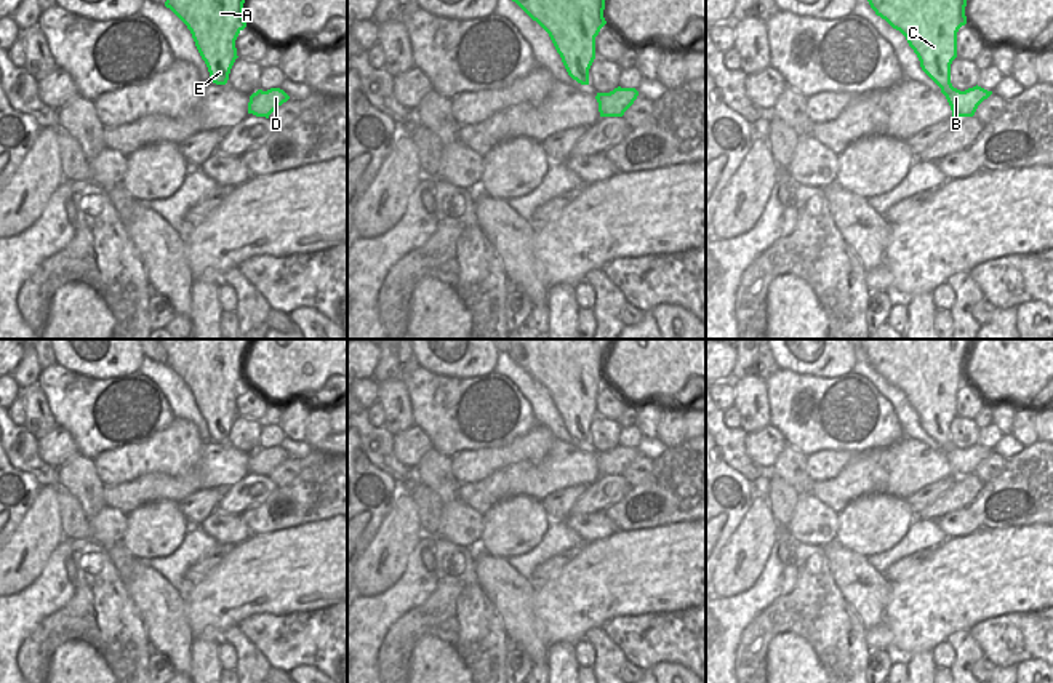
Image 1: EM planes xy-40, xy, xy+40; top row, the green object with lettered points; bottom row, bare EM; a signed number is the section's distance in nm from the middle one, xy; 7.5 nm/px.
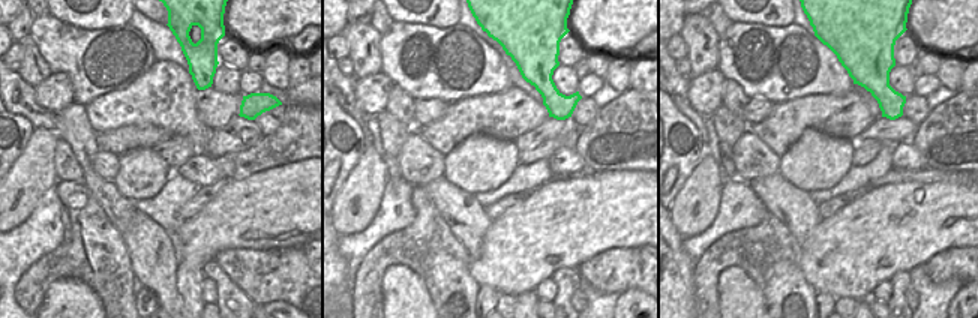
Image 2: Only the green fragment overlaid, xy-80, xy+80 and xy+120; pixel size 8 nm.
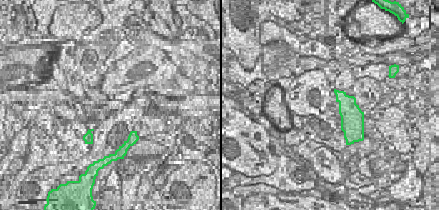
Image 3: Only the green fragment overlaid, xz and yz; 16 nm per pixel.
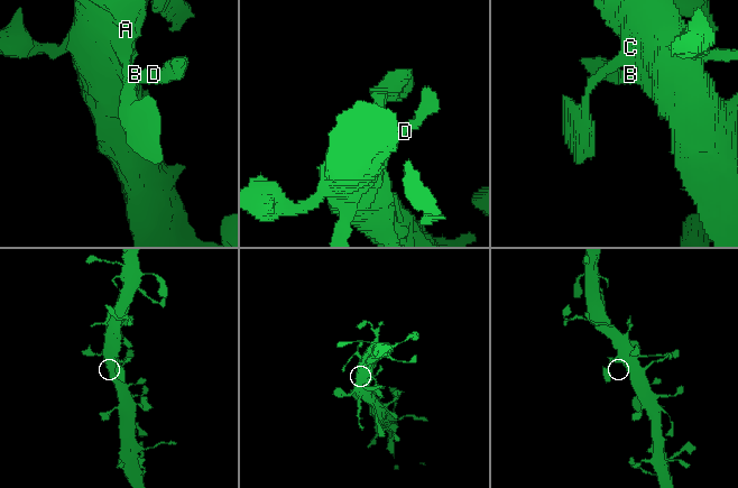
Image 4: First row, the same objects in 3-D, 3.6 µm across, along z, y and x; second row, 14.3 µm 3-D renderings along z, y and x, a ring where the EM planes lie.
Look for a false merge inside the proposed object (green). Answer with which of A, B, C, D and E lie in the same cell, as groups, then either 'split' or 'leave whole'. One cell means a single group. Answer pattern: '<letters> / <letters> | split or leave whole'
A B C D E | leave whole

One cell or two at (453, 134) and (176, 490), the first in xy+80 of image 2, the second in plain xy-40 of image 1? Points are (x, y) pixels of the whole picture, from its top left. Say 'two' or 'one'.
one

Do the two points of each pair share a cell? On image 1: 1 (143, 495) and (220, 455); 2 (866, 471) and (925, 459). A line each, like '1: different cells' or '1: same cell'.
1: same cell
2: same cell

